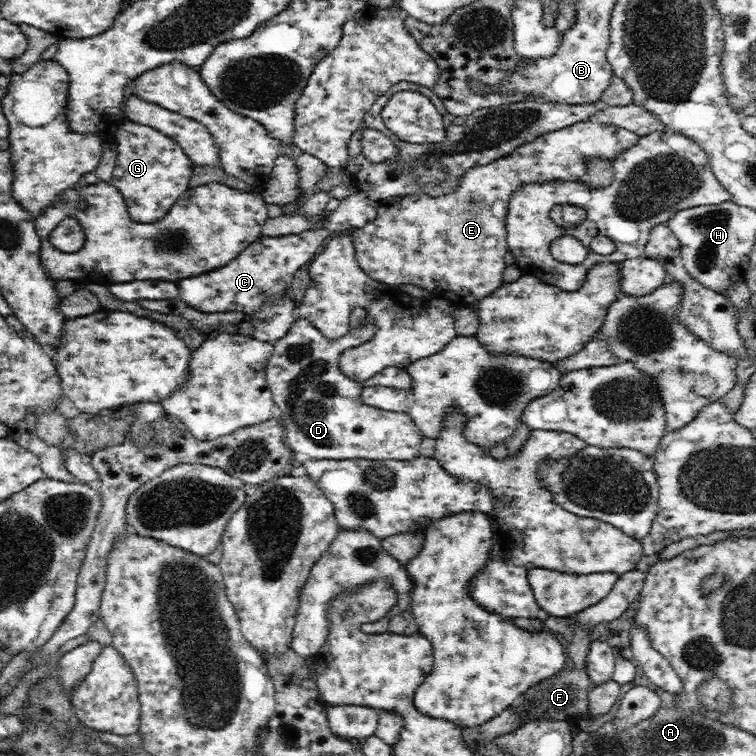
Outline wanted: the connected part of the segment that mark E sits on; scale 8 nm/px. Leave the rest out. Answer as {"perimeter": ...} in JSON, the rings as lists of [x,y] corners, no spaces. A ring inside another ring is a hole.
{"perimeter":[[[589,119],[588,121],[577,122],[568,125],[560,130],[542,134],[538,138],[534,139],[532,142],[526,143],[521,147],[518,147],[514,152],[510,153],[504,158],[498,159],[497,161],[490,162],[486,166],[477,165],[470,171],[464,174],[462,182],[458,188],[454,189],[452,192],[447,192],[445,195],[440,195],[437,197],[432,197],[428,194],[418,193],[413,195],[396,195],[387,199],[381,199],[378,201],[378,210],[376,210],[376,218],[372,222],[367,222],[362,228],[352,228],[346,233],[352,237],[352,242],[354,243],[354,249],[356,249],[356,261],[360,268],[378,282],[390,286],[398,286],[402,284],[413,284],[414,286],[428,290],[431,294],[435,296],[443,296],[444,299],[448,299],[454,307],[470,307],[474,301],[483,299],[490,293],[493,293],[499,286],[502,286],[504,276],[504,268],[506,268],[506,262],[504,261],[504,256],[508,252],[508,245],[506,245],[506,214],[508,214],[508,202],[514,192],[520,188],[522,185],[532,185],[535,183],[546,183],[554,180],[560,181],[576,181],[579,182],[587,176],[587,164],[592,160],[592,158],[601,158],[602,160],[611,160],[618,156],[618,152],[626,152],[628,148],[634,146],[638,142],[639,136],[625,128],[620,128],[619,126],[614,126],[611,124],[602,124],[596,120]]]}

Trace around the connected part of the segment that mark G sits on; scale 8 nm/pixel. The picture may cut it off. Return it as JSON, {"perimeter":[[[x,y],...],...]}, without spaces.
{"perimeter":[[[126,120],[116,130],[116,142],[118,155],[110,184],[113,184],[122,193],[133,221],[149,223],[160,220],[181,197],[181,194],[189,188],[190,178],[196,165],[190,161],[190,157],[184,153],[184,149],[174,141],[174,138],[167,137],[166,134],[148,125]]]}

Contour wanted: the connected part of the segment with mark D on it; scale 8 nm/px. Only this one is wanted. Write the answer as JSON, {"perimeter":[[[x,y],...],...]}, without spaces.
{"perimeter":[[[368,316],[364,326],[358,326],[356,330],[349,328],[342,338],[328,338],[309,320],[300,317],[290,326],[288,334],[275,342],[273,353],[266,365],[265,377],[276,404],[276,414],[285,428],[284,440],[293,452],[302,452],[311,459],[334,458],[344,461],[346,458],[409,461],[420,456],[420,442],[425,436],[421,434],[421,430],[414,424],[410,415],[377,409],[368,406],[361,399],[362,389],[368,386],[382,385],[398,390],[410,390],[412,377],[408,371],[397,366],[387,366],[372,378],[356,382],[353,378],[348,378],[339,366],[339,356],[343,350],[360,346],[374,336],[377,328],[373,319]]]}

